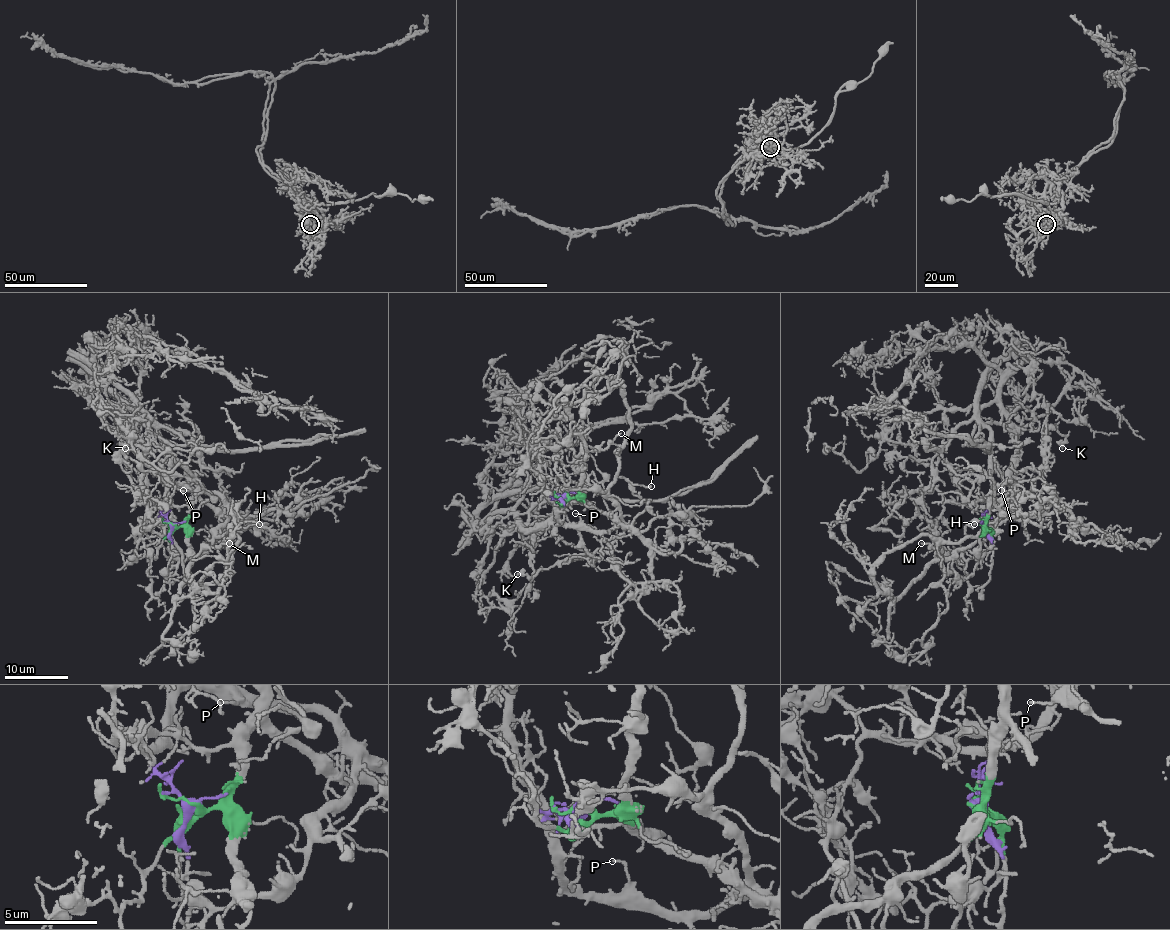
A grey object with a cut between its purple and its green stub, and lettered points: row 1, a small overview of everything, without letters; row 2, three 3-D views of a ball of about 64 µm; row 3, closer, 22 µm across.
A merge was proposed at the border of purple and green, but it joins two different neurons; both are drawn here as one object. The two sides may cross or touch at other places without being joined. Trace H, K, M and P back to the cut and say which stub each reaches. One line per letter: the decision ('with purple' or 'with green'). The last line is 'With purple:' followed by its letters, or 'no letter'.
H: with purple
K: with purple
M: with green
P: with purple
With purple: H, K, P

